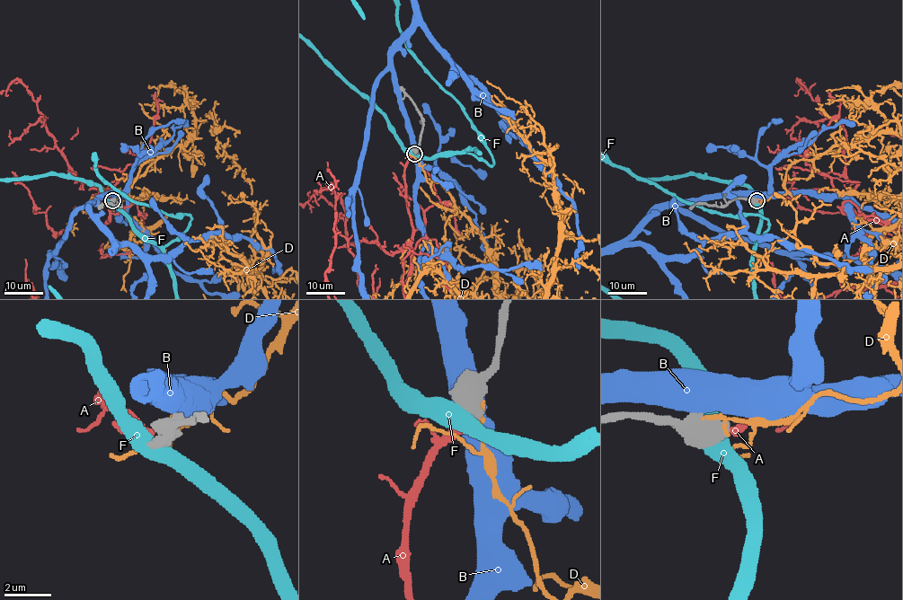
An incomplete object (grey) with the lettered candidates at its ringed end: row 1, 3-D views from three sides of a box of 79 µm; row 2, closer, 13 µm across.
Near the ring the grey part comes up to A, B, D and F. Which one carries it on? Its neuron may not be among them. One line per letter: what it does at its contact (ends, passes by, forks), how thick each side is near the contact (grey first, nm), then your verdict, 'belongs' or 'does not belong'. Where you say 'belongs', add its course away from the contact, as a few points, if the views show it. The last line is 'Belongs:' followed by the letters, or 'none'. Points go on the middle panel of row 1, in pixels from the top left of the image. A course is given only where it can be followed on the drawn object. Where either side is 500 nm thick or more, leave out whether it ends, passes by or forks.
A: 700 nm thick on the grey side, 280 nm on the other; belongs
B: 600 nm thick on the grey side, 850 nm on the other; does not belong
D: 700 nm thick on the grey side, 240 nm on the other; does not belong
F: 700 nm thick on the grey side, 600 nm on the other; does not belong
Belongs: A

